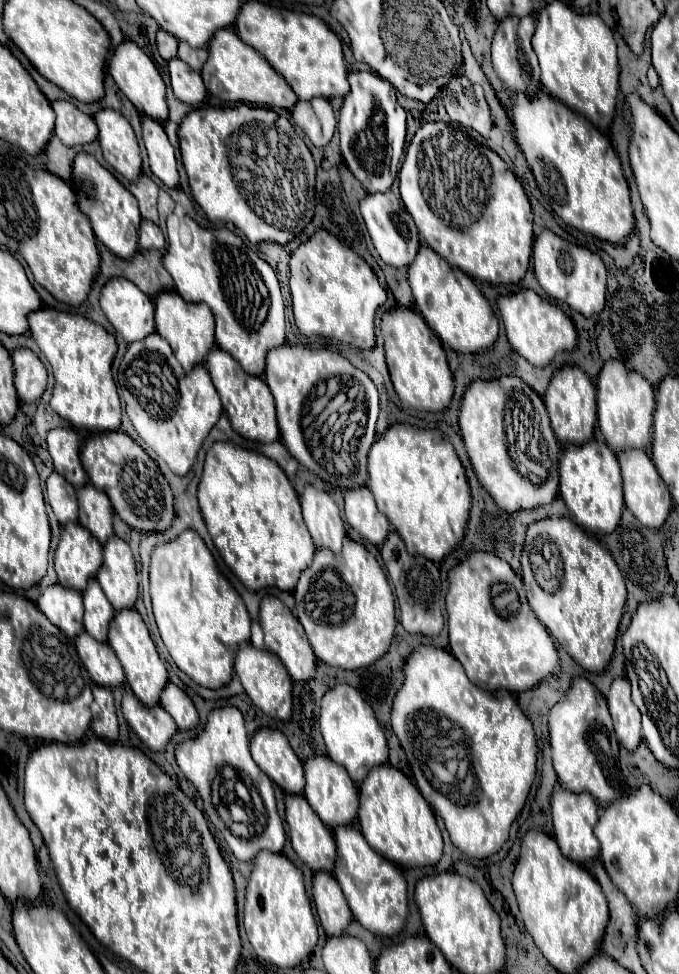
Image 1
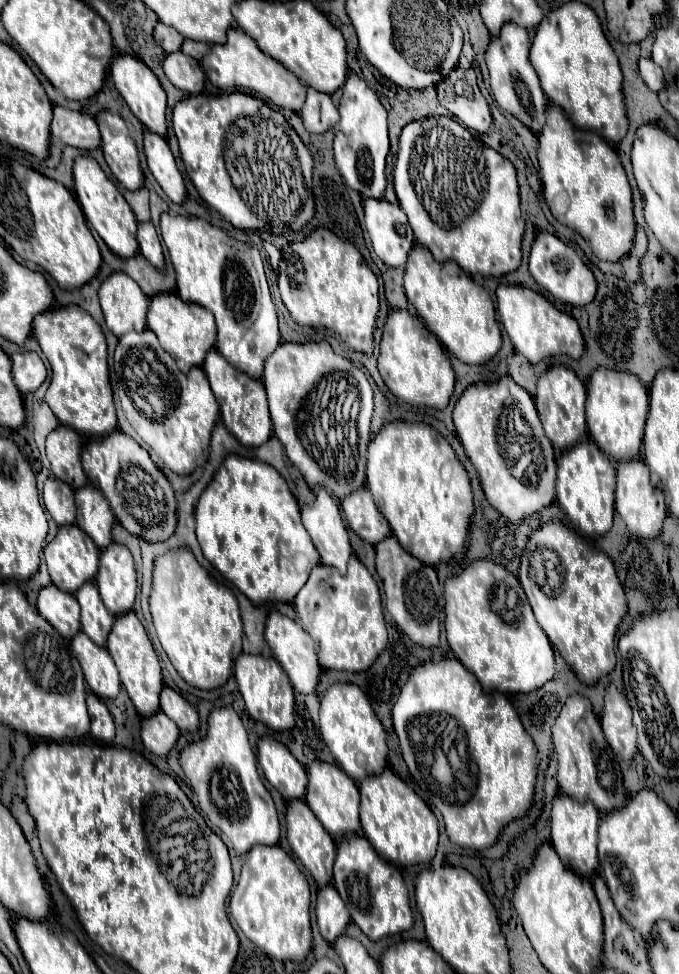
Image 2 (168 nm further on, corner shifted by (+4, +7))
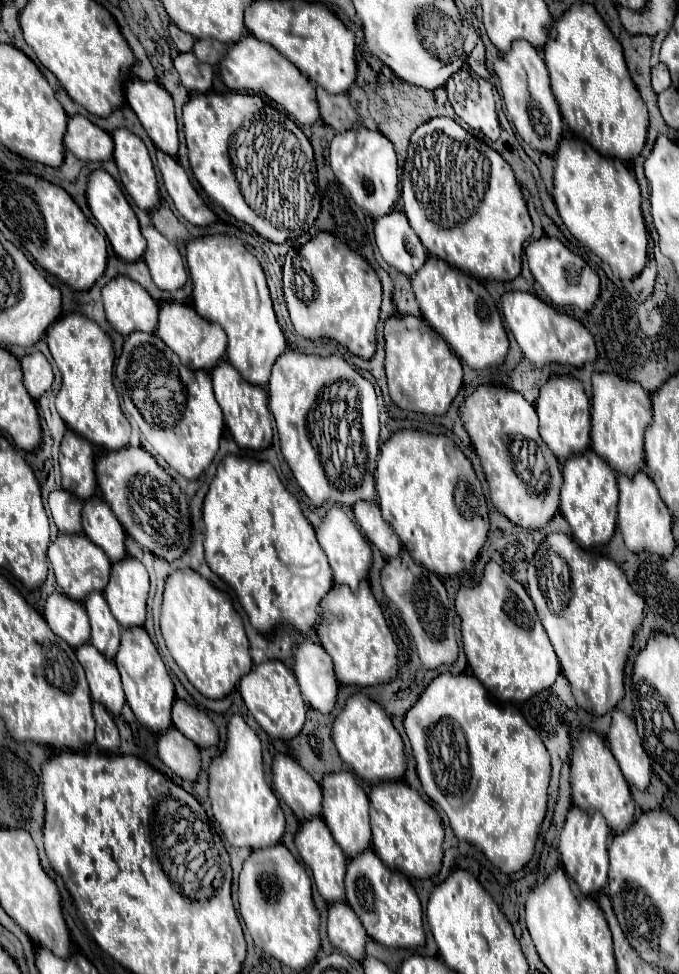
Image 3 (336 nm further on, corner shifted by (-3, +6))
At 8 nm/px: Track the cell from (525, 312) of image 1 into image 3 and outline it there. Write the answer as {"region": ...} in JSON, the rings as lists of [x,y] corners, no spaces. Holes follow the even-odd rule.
{"region":[[[508,291],[502,295],[502,311],[524,357],[536,367],[544,367],[548,363],[584,367],[586,363],[596,361],[596,343],[590,331],[580,321],[546,305],[536,295],[522,291]]]}

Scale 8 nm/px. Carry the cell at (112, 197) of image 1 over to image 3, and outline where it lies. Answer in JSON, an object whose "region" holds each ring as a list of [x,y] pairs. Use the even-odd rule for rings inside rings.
{"region":[[[104,169],[94,171],[90,175],[90,181],[88,181],[86,197],[88,197],[88,207],[90,207],[92,215],[94,215],[94,219],[104,229],[104,233],[106,233],[114,253],[118,257],[122,257],[124,261],[138,261],[138,259],[142,259],[142,253],[146,249],[146,239],[140,233],[140,225],[138,225],[138,219],[136,219],[132,207],[128,205],[126,197],[122,195],[122,191],[120,191],[118,183],[112,179],[112,175],[106,173]]]}

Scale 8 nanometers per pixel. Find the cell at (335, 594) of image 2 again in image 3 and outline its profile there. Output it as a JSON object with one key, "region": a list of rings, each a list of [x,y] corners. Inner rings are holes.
{"region":[[[362,581],[358,593],[350,593],[344,585],[334,585],[322,601],[318,625],[318,641],[334,661],[336,677],[342,685],[384,685],[394,681],[398,673],[398,647],[376,603],[368,581]]]}

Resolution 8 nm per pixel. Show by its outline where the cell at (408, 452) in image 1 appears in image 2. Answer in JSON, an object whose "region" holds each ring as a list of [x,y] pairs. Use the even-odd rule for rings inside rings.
{"region":[[[423,422],[385,424],[369,442],[365,488],[411,556],[431,566],[449,562],[455,554],[461,558],[473,514],[469,476],[449,442],[433,426]]]}

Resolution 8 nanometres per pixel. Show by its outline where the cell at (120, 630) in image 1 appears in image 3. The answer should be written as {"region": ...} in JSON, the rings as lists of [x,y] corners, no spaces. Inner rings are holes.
{"region":[[[122,629],[122,643],[120,651],[114,659],[120,677],[122,677],[122,687],[126,693],[126,701],[130,709],[134,711],[136,719],[140,721],[142,727],[146,727],[152,733],[164,733],[172,727],[172,705],[174,705],[174,683],[172,677],[168,675],[162,657],[158,655],[152,639],[144,629]]]}

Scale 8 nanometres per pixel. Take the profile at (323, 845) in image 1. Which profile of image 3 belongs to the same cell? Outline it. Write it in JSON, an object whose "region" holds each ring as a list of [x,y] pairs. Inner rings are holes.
{"region":[[[316,817],[314,821],[304,821],[300,825],[300,831],[296,835],[296,849],[304,861],[304,865],[312,871],[312,879],[314,885],[318,889],[318,893],[324,897],[326,903],[338,903],[346,899],[346,891],[344,891],[344,873],[346,873],[346,855],[342,853],[342,849],[338,847],[338,843],[332,839],[330,829],[326,827],[326,823]]]}

